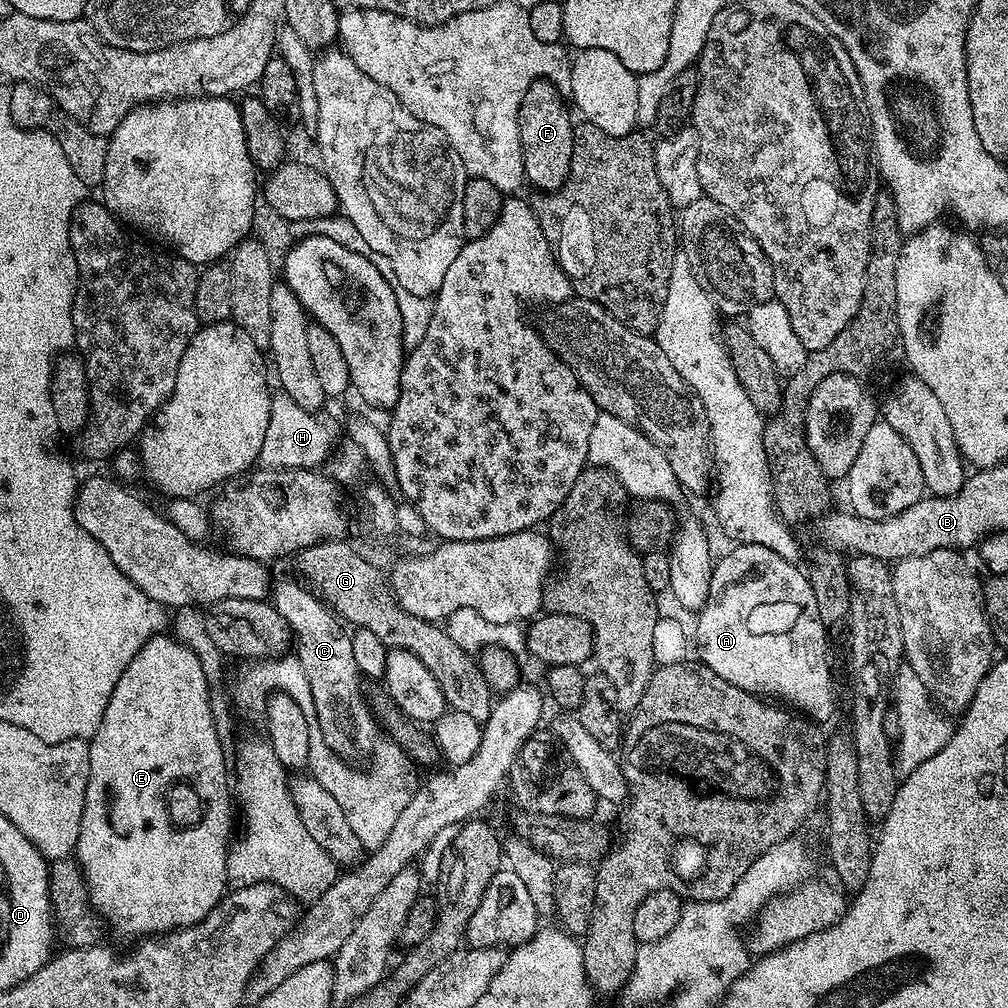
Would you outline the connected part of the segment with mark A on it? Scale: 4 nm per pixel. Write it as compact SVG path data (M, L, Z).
M741 543L732 546L721 560L719 557L715 561L710 594L697 615L700 617L696 620L694 644L700 647L699 659L714 670L718 678L751 692L753 696L775 698L807 714L813 721L821 722L836 712L832 664L828 661L829 633L820 621L818 602L814 602L814 590L810 590L807 575L796 567L793 561L774 554L774 550L766 546Z

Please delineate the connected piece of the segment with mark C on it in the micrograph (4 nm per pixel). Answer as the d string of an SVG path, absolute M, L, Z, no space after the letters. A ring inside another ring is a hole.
M284 580L277 588L275 585L270 592L270 602L278 614L286 618L288 629L292 631L294 655L310 680L316 711L315 727L322 730L324 741L336 756L349 762L360 762L356 760L364 755L367 757L377 743L378 721L370 707L369 697L364 697L360 689L362 677L350 650L352 637L347 631L344 633L345 625L319 595L300 584Z

